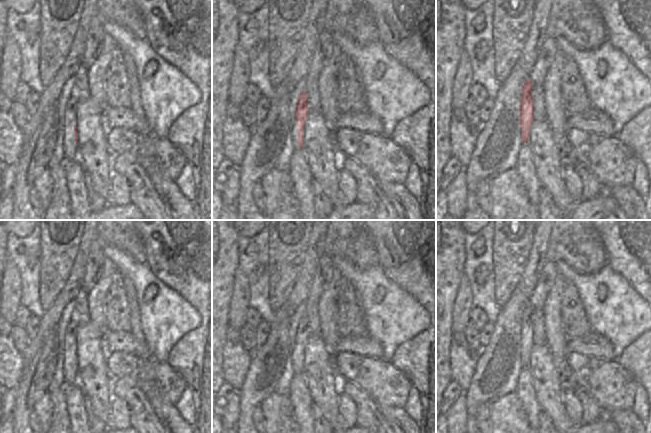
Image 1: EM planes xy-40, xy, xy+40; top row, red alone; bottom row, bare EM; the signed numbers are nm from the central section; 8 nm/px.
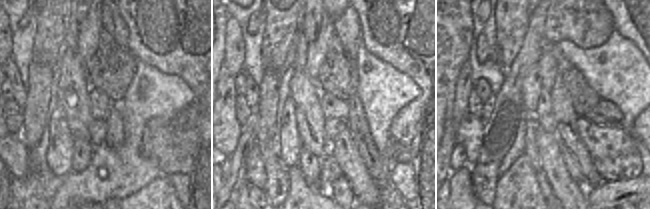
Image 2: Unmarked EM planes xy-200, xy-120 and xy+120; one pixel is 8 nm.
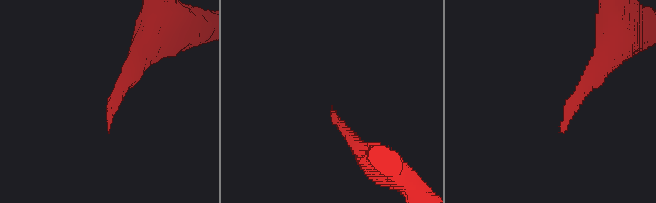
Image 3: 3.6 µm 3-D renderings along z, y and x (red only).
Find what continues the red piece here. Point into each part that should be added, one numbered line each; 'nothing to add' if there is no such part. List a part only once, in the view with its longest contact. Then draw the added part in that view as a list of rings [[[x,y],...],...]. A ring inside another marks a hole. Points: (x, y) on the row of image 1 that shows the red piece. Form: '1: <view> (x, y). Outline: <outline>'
1: xy (295, 142). Outline: [[[296,114],[294,115],[294,124],[292,126],[292,144],[294,149],[300,149],[300,144],[298,142],[298,126],[296,121]]]

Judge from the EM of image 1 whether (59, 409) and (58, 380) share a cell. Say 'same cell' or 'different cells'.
same cell

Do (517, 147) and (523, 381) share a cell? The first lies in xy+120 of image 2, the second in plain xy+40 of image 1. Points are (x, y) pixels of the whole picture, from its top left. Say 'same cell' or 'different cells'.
different cells

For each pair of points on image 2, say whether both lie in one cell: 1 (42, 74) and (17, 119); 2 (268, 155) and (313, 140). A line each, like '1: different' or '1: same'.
1: different
2: different

